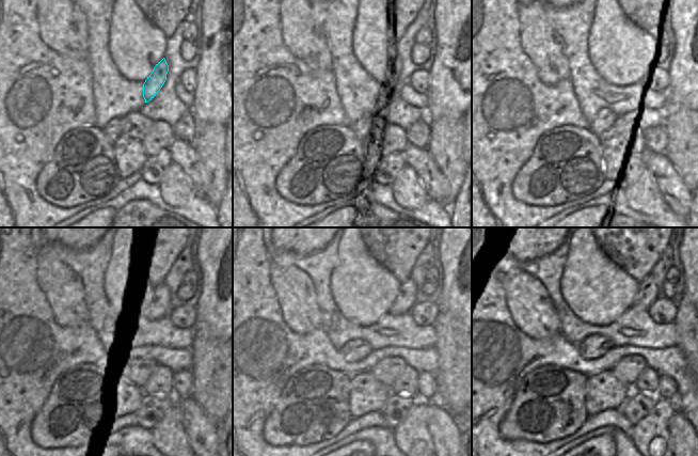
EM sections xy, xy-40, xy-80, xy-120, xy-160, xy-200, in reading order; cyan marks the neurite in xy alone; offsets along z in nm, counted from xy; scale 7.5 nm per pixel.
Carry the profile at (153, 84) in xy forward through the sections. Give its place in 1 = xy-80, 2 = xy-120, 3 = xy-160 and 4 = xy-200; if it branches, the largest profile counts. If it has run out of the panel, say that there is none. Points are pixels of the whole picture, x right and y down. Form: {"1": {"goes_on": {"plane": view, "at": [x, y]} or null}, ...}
{"1": {"goes_on": {"plane": "xy-80", "at": [640, 69]}}, "2": {"goes_on": {"plane": "xy-120", "at": [161, 307]}}, "3": {"goes_on": {"plane": "xy-160", "at": [406, 298]}}, "4": {"goes_on": {"plane": "xy-200", "at": [648, 291]}}}

